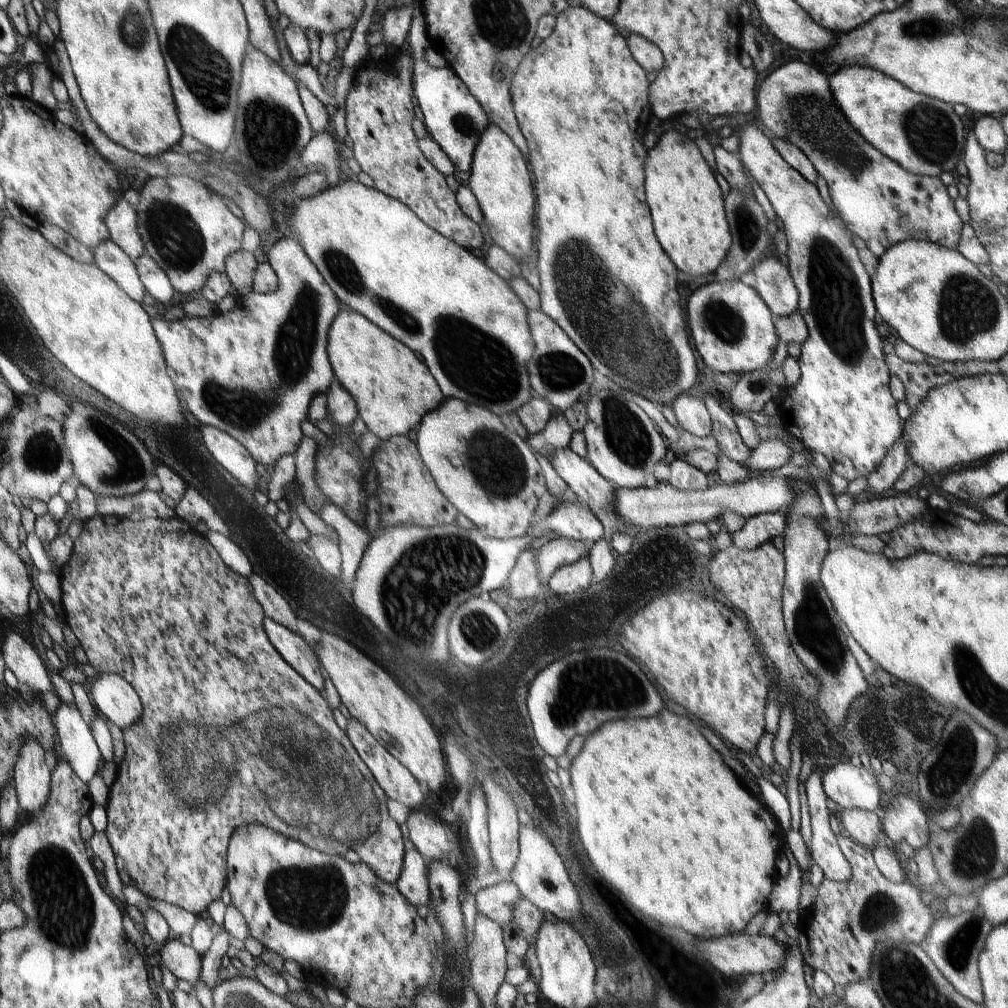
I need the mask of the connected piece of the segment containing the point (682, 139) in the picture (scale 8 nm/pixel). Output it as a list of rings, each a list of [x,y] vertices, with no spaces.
[[[679,131],[665,132],[658,138],[656,145],[647,151],[644,168],[645,194],[658,242],[662,244],[664,252],[682,272],[692,274],[692,276],[712,274],[726,258],[732,242],[730,227],[728,220],[726,220],[726,212],[724,212],[724,199],[720,186],[716,182],[715,174],[702,157],[694,140]]]

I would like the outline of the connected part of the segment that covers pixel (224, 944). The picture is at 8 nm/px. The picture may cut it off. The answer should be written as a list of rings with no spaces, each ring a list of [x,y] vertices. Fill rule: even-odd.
[[[223,926],[220,933],[213,935],[212,944],[202,957],[200,978],[210,990],[213,990],[214,986],[220,982],[219,970],[226,962],[230,938],[232,936]]]

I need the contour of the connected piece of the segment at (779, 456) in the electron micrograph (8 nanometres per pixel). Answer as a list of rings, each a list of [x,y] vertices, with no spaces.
[[[761,440],[760,444],[752,450],[750,454],[750,464],[746,466],[746,469],[750,471],[756,470],[756,472],[766,472],[766,470],[775,470],[776,468],[782,468],[784,464],[790,462],[790,456],[794,452],[790,450],[788,444],[780,442],[780,440]]]

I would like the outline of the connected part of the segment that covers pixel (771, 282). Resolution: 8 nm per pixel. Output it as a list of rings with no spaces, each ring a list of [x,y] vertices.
[[[764,255],[753,264],[752,270],[756,277],[753,289],[773,315],[783,317],[798,310],[798,289],[779,258]]]

